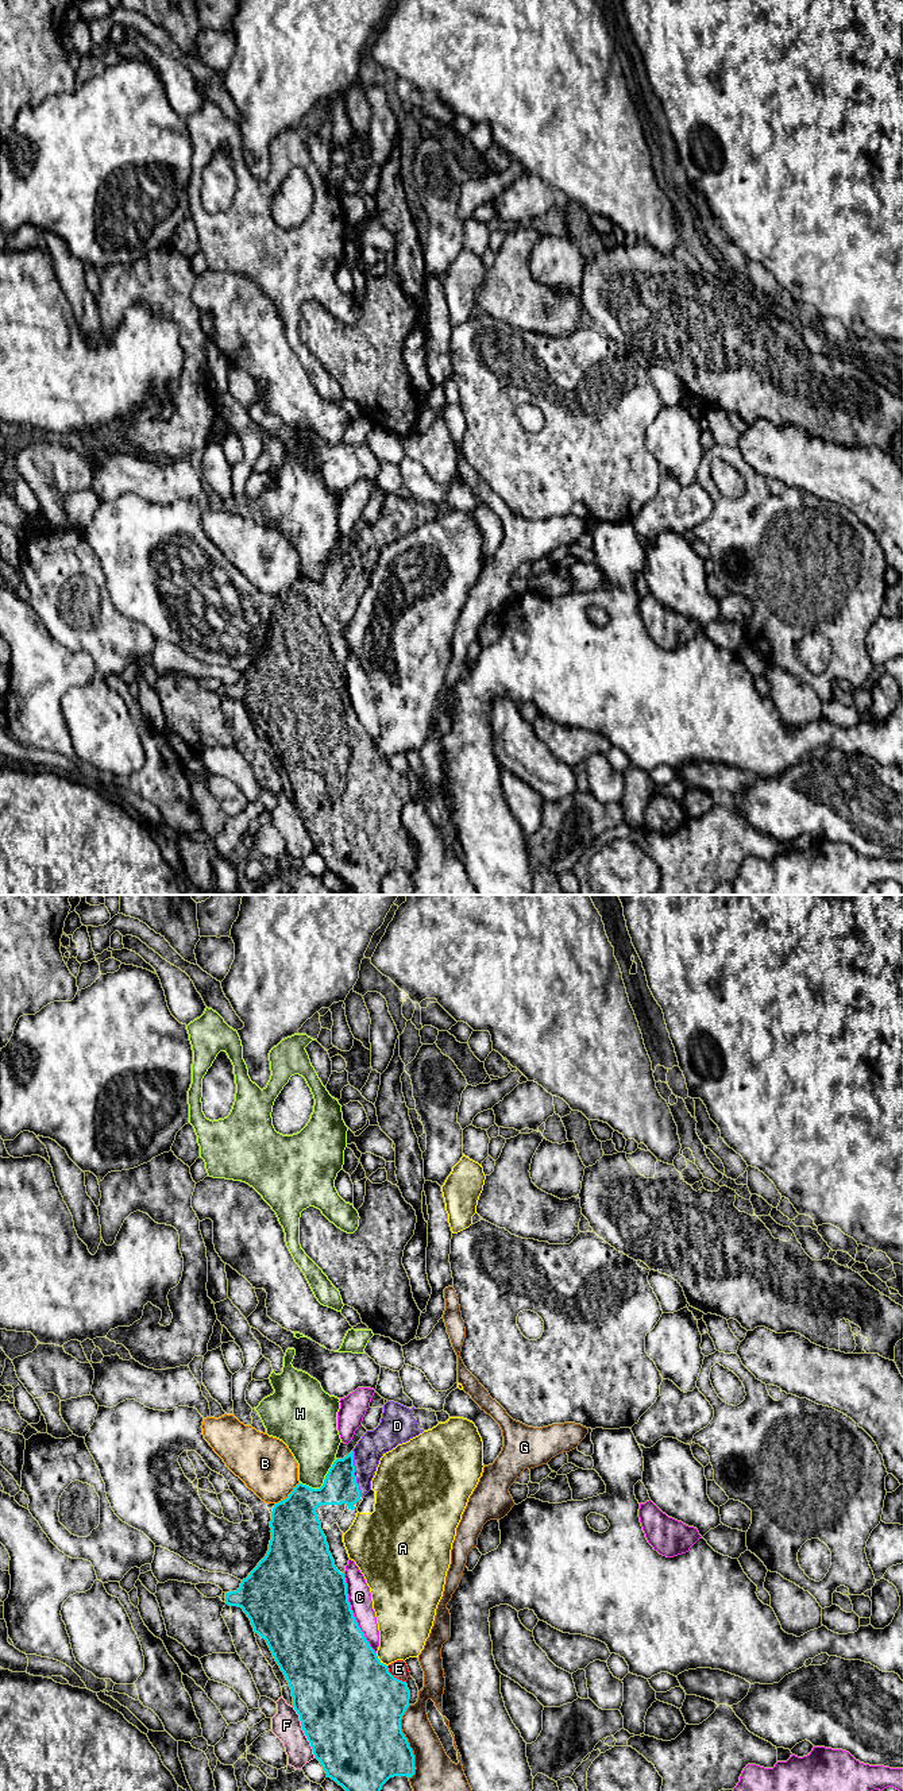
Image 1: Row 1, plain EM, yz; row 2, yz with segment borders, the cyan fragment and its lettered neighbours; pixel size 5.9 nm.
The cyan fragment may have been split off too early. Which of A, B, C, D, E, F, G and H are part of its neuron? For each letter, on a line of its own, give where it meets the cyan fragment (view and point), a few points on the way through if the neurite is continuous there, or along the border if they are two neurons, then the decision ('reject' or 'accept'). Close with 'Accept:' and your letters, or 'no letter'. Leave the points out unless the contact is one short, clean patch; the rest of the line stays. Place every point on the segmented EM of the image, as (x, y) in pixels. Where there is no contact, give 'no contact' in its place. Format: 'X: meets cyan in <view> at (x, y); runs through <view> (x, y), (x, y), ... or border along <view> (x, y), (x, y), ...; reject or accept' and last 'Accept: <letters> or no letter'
A: meets cyan in yz at (379, 1660); reject
B: meets cyan in yz at (289, 1496); reject
C: meets cyan in yz at (352, 1614); reject
D: meets cyan in yz at (354, 1471); runs through yz (339, 1486), (354, 1471), (370, 1448); accept
E: meets cyan in yz at (393, 1676); reject
F: meets cyan in yz at (304, 1732); reject
G: meets cyan in yz at (406, 1741); reject
H: meets cyan in yz at (323, 1483); reject
Accept: D

